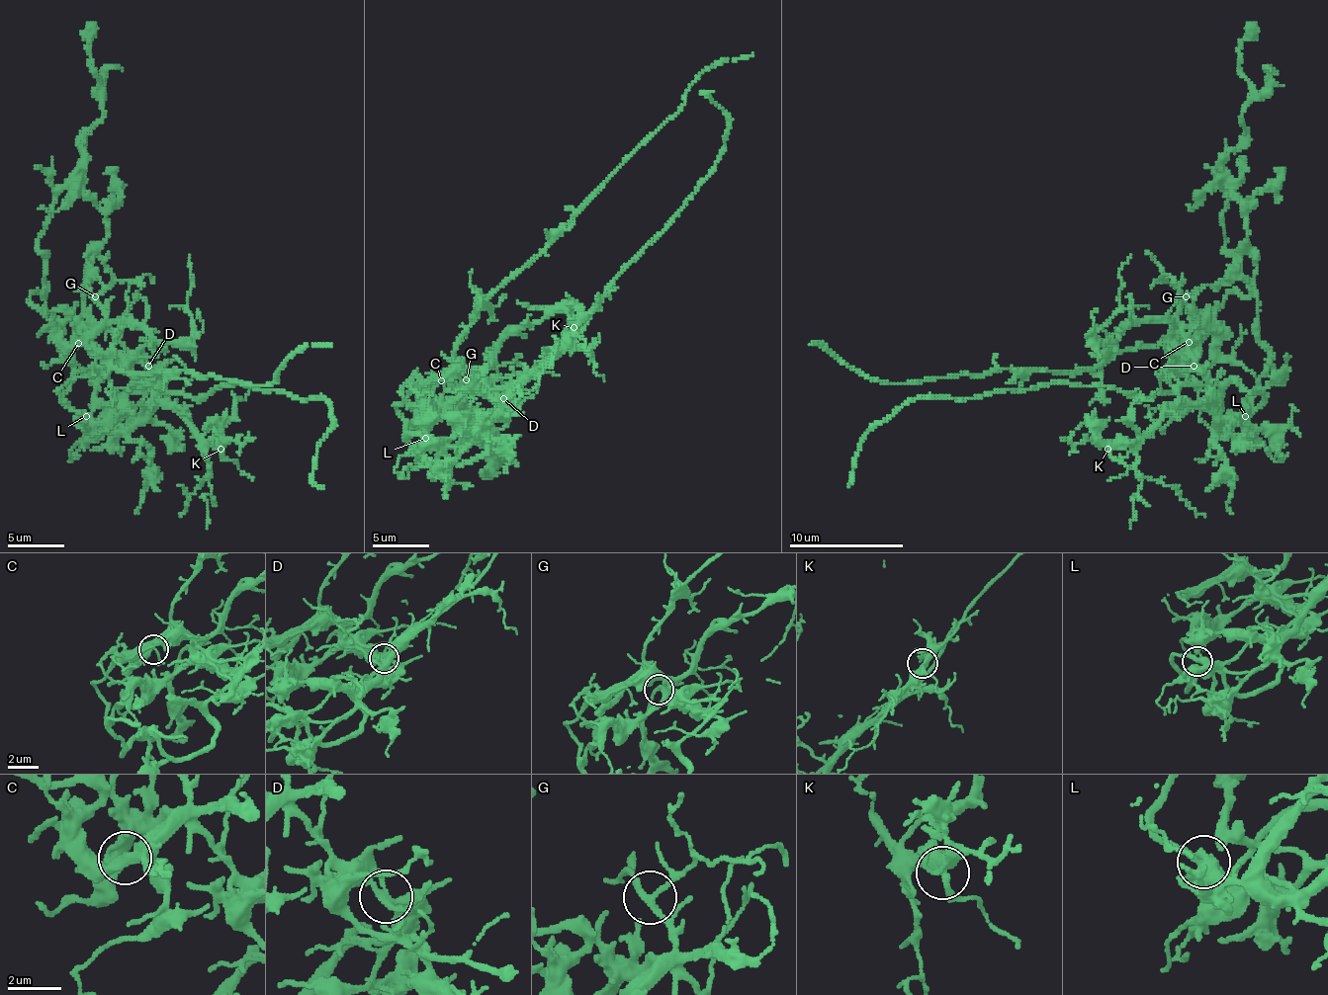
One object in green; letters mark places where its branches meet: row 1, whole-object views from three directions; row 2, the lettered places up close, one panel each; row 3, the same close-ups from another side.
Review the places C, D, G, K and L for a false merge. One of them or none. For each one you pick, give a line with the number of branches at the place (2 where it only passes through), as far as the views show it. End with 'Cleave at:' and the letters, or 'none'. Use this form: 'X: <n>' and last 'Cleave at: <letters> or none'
D: 3
Cleave at: D

